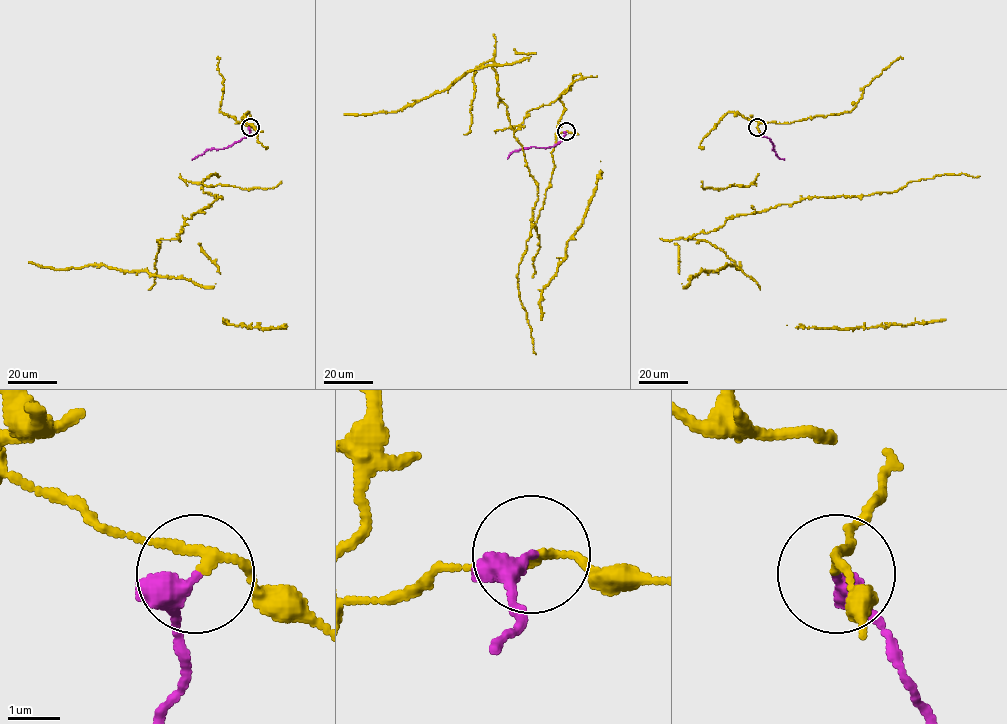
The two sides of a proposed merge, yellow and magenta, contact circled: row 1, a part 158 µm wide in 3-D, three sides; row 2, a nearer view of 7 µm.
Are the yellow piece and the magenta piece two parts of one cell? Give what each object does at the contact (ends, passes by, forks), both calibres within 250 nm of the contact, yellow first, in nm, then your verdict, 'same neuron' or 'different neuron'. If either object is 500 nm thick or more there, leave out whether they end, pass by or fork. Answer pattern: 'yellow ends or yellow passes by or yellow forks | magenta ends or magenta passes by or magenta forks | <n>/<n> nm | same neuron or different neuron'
yellow passes by | magenta passes by | 150/280 nm | different neuron

